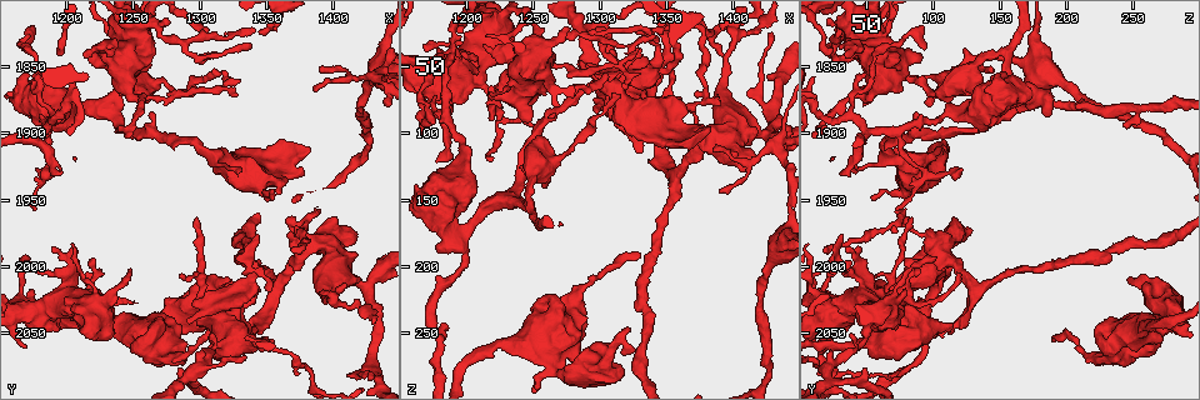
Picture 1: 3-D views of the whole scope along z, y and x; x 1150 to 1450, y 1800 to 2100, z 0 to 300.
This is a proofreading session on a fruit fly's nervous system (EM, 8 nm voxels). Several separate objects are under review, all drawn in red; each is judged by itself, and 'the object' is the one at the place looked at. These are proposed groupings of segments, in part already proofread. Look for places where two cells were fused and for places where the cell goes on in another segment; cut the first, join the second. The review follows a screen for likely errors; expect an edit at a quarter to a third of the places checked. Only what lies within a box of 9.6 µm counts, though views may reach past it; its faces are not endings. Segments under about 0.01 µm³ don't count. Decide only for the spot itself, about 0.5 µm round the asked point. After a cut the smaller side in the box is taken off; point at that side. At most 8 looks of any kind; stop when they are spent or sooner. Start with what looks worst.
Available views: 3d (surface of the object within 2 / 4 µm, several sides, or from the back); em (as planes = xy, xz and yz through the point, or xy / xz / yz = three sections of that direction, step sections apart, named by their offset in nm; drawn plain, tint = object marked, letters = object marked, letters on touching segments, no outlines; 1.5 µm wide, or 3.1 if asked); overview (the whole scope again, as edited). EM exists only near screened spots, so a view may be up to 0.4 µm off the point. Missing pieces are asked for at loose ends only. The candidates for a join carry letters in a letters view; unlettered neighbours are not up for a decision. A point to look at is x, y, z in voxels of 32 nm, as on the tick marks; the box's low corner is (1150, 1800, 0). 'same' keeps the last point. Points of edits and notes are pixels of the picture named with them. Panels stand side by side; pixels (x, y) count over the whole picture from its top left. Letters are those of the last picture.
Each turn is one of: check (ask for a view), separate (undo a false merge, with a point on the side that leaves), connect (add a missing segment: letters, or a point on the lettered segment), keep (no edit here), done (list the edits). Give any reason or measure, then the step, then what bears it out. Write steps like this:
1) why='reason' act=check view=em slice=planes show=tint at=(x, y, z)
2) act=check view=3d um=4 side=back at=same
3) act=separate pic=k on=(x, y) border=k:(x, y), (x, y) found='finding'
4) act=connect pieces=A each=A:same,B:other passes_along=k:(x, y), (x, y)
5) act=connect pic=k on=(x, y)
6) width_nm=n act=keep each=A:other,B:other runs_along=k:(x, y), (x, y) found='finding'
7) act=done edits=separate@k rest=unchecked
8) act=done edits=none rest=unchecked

why='branch stops here' act=check view=em slice=planes show=letters at=(1344, 1824, 52)

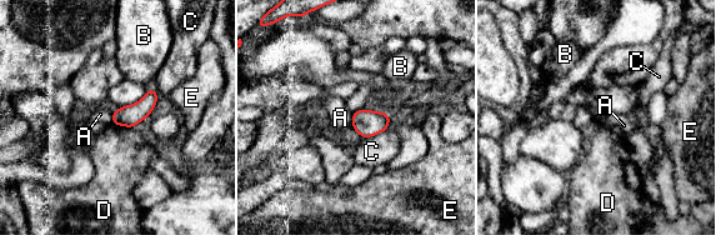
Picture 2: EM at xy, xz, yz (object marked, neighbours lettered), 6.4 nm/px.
act=keep each=A:other,B:other,C:other,D:other,E:other found='none of them fits'

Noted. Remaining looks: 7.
why='an open end' act=check view=3d um=2 at=(1320, 2006, 248)

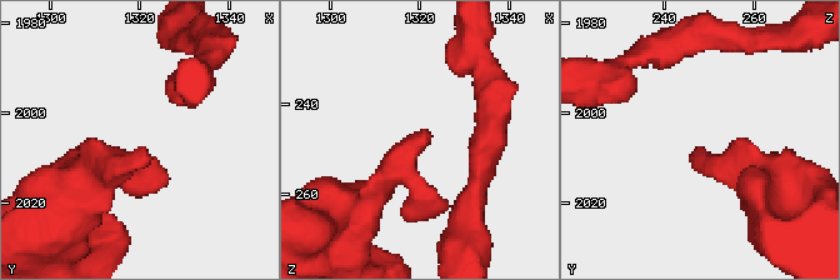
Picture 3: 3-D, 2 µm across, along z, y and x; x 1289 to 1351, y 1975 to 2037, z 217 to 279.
why='need the tissue' act=check view=em slice=planes show=letters at=(1321, 2008, 249)

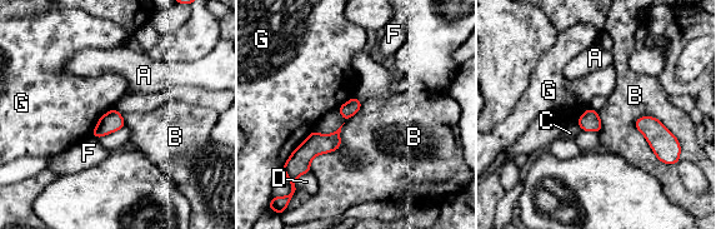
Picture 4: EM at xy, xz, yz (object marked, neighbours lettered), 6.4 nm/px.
act=keep each=A:other,B:other,C:other,D:other,F:other,G:other runs_along=4:(355, 101), (339, 130), (300, 160) found='no lettered segment goes on from it'

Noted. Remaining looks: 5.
why='thick turns thin' act=check view=em slice=planes show=letters at=(1308, 2062, 40)

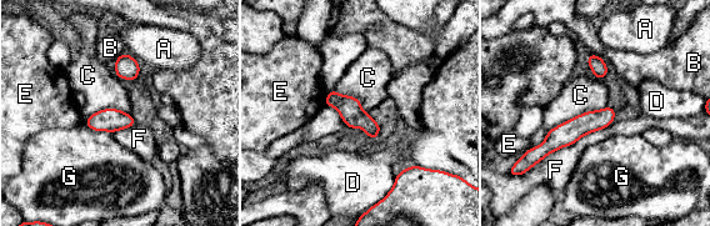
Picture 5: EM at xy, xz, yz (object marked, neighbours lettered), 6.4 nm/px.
width_nm=140 act=keep each=A:other,B:other,C:other,D:other,E:other,F:other,G:other found='all the same cell'

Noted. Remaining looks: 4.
act=done edits=none rest=unchecked

